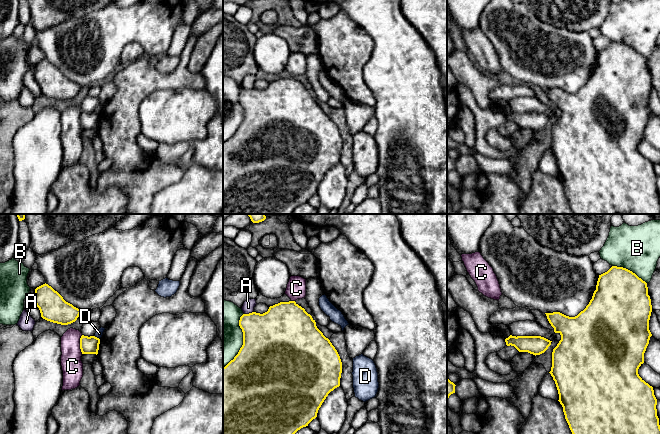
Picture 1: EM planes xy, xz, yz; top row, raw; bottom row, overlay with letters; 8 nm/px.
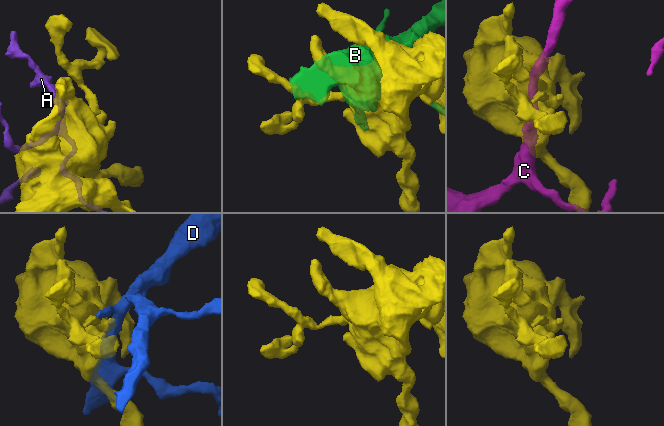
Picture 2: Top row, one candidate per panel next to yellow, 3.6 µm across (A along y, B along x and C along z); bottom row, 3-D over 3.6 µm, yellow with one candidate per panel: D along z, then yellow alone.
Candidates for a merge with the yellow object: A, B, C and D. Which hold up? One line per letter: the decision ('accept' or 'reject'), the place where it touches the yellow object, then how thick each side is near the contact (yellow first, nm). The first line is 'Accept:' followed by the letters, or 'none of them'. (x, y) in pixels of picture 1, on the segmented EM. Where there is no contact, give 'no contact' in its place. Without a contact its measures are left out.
Accept: none of them
A: reject | xz (249, 313) | 400/100 nm
B: reject | yz (629, 270) | 440/360 nm
C: reject | xy (80, 344) | 140/170 nm
D: reject | xy (96, 337) | 140/60 nm

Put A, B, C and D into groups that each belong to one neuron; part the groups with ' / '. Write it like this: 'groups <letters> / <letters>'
groups A / B / C / D

